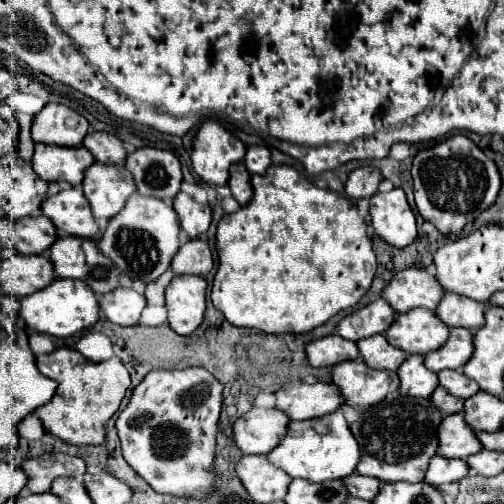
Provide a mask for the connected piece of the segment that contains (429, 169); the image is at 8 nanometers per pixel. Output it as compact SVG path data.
M450 135L434 147L420 151L412 163L412 181L418 213L426 221L434 223L442 235L460 235L466 225L474 223L474 219L496 201L500 191L500 173L496 163L488 159L466 135Z

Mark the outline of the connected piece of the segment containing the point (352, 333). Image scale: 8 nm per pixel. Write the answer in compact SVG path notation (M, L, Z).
M378 297L352 315L346 315L338 323L338 335L350 341L360 341L364 337L384 333L394 319L396 311L384 301L384 297Z

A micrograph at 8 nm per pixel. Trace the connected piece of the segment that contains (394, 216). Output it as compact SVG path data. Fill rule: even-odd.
M402 189L376 193L370 199L370 217L376 235L394 247L406 247L416 239L416 217Z

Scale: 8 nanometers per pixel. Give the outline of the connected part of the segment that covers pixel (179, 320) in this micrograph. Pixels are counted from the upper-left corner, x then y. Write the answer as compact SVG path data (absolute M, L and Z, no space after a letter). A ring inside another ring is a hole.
M194 275L174 277L166 287L166 309L168 325L180 335L190 335L204 317L206 281Z

